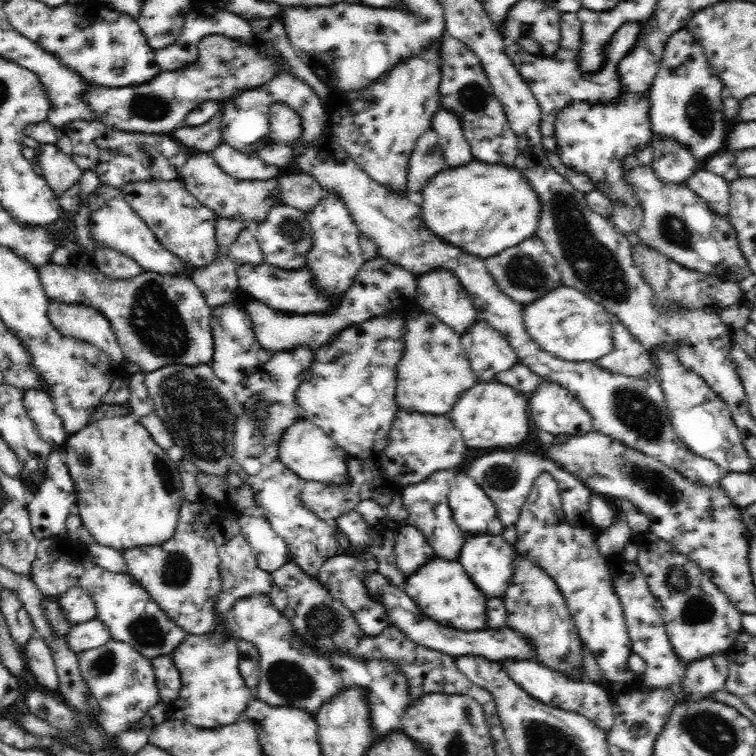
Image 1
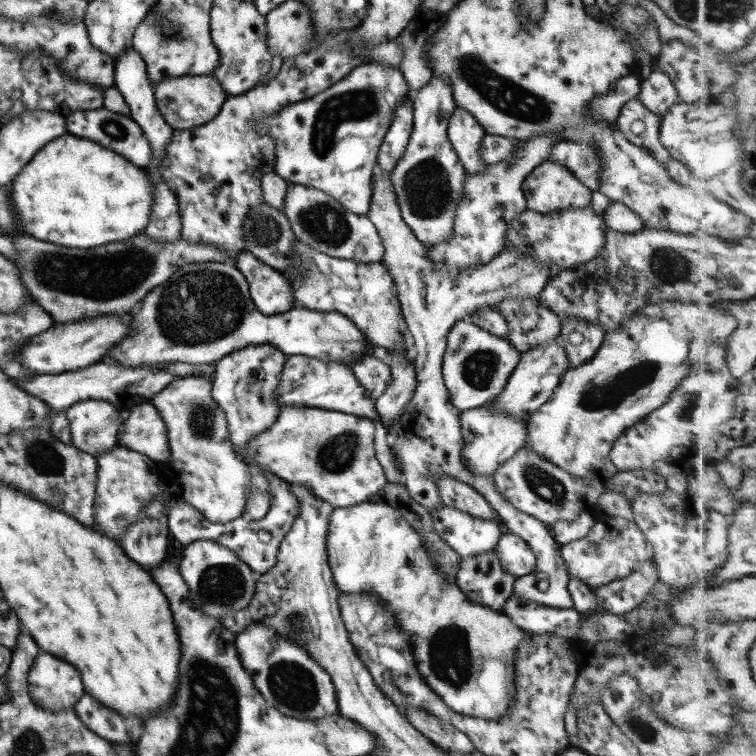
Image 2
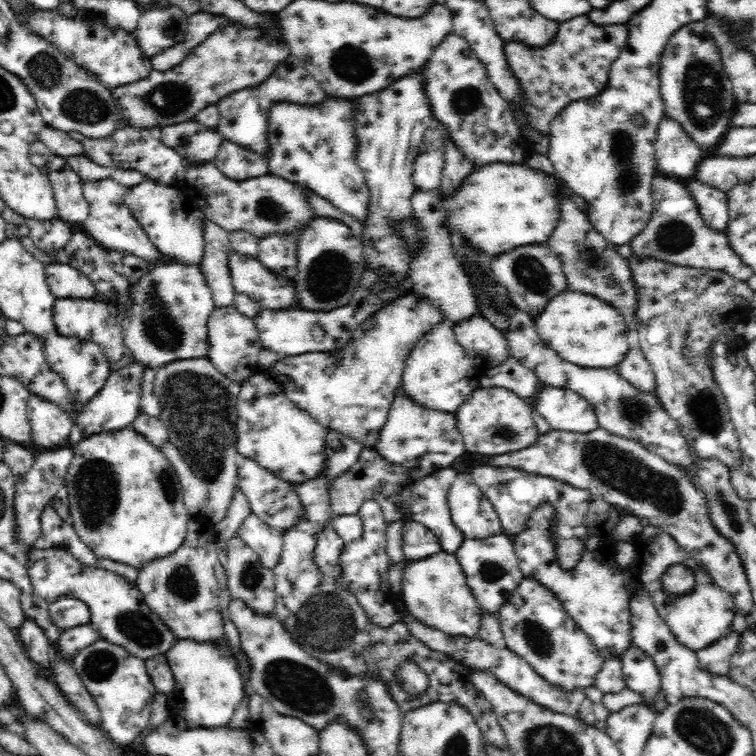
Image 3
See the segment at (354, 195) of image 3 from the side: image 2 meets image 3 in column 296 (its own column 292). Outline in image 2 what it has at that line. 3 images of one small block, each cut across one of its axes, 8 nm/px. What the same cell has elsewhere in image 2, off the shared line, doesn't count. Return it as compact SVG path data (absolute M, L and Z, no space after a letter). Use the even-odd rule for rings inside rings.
M382 62L365 64L352 68L351 72L335 82L331 88L323 89L309 100L300 100L284 106L269 118L255 125L255 132L266 140L274 142L273 171L288 184L300 184L316 188L328 194L345 210L364 215L370 205L372 170L376 165L377 153L384 134L397 105L411 95L407 83L398 67Z

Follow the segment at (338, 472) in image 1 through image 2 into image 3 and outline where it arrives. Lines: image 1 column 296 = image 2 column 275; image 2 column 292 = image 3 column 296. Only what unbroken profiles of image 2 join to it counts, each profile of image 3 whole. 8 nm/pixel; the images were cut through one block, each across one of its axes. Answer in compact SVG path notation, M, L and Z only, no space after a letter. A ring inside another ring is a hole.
M264 372L242 380L235 404L237 410L235 450L243 459L254 460L273 476L296 484L303 483L325 470L325 426L305 410L297 408L284 394L276 379Z

